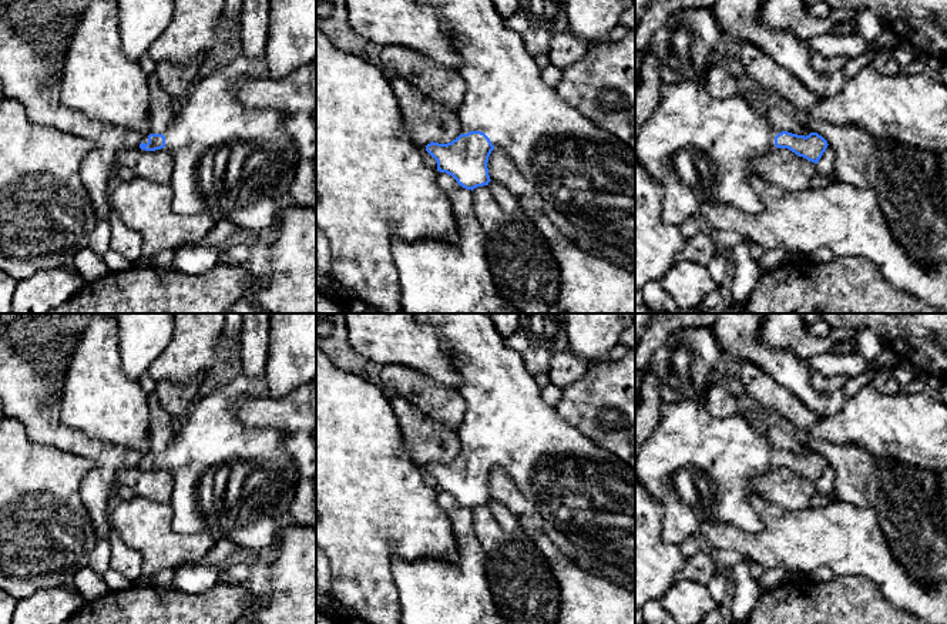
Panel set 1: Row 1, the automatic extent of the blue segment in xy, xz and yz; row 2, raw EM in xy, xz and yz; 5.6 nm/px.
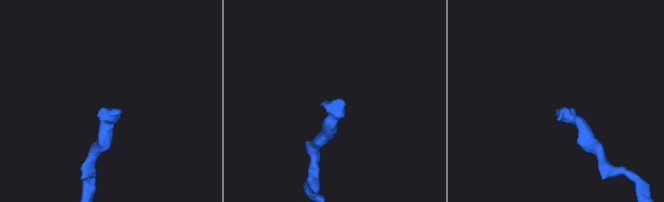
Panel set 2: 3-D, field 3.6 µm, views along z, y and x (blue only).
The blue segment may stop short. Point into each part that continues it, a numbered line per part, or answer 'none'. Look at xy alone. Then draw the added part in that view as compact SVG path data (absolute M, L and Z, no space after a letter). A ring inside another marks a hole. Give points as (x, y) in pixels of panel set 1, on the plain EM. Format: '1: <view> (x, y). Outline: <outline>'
1: xy (237, 483). Outline: M238 370L221 380L212 393L198 397L189 412L178 422L172 443L164 450L165 469L174 477L171 506L174 521L171 529L178 534L199 534L208 531L216 541L226 539L238 547L253 551L269 548L279 541L288 523L289 509L295 499L298 473L283 447L283 433L278 429L248 429L235 415L245 399L269 396L263 380L252 380Z

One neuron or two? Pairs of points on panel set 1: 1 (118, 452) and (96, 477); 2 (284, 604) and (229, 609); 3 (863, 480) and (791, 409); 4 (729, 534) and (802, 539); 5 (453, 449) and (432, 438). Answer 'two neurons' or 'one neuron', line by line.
1: one neuron
2: two neurons
3: one neuron
4: one neuron
5: one neuron

